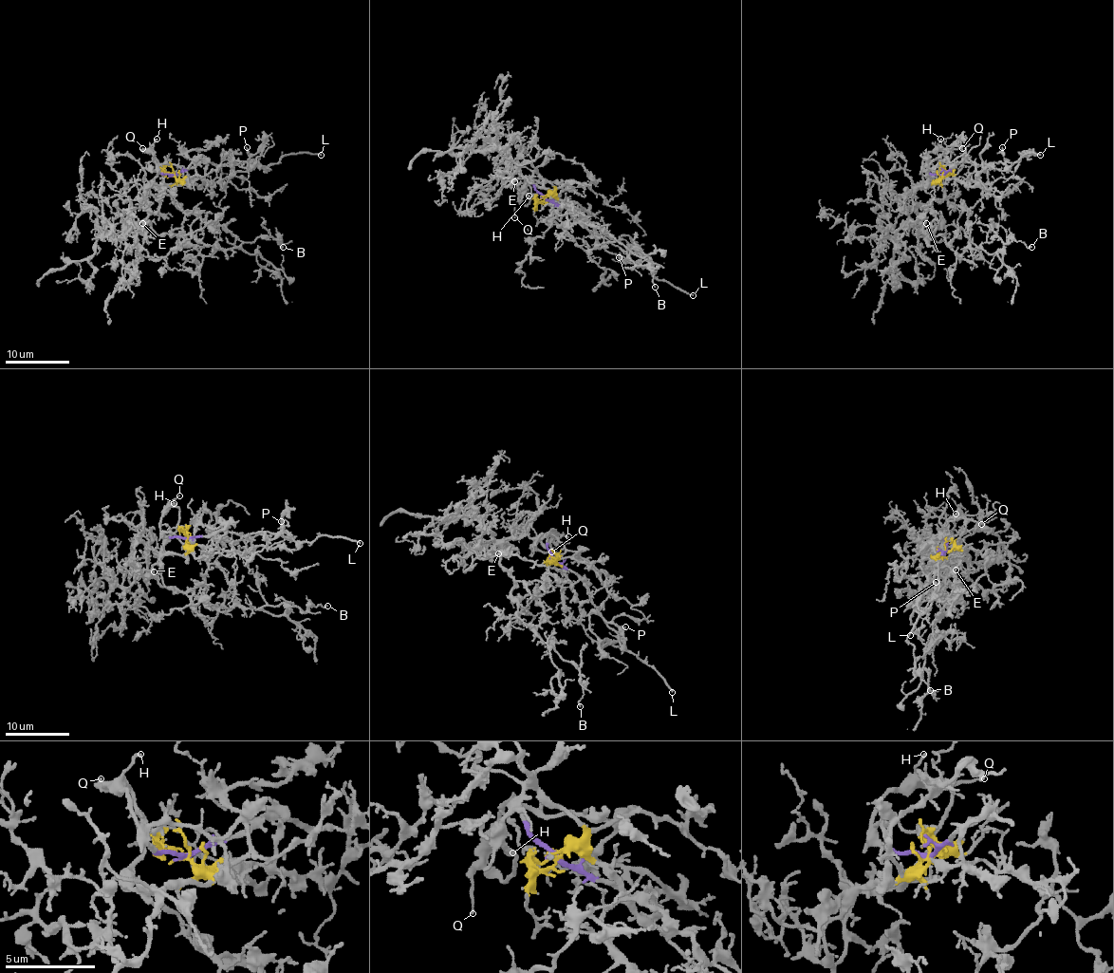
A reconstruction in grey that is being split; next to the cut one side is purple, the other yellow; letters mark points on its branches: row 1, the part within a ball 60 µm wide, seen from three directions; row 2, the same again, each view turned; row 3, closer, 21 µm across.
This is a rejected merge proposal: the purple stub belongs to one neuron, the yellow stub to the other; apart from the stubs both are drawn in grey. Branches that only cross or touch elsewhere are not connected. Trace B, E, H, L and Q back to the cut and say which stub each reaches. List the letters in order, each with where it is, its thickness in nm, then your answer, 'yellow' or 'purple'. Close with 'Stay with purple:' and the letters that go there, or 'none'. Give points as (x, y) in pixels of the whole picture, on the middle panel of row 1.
B: at (655, 287); 140 nm thick; yellow
E: at (514, 181); 140 nm thick; yellow
H: at (529, 196); 150 nm thick; purple
L: at (693, 295); 190 nm thick; purple
Q: at (514, 217); 110 nm thick; purple
Stay with purple: H, L, Q

